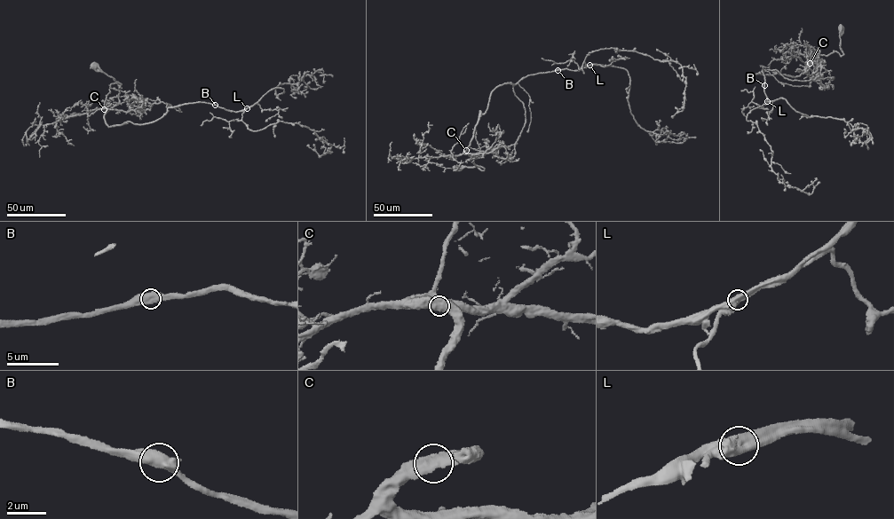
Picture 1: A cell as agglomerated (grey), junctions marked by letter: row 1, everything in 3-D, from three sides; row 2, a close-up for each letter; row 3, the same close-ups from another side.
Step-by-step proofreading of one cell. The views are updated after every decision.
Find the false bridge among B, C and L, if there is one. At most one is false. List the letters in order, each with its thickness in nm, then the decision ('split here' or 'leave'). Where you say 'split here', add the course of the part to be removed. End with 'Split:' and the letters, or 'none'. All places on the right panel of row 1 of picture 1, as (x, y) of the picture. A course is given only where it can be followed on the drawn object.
B: 650 nm thick; leave
C: 650 nm thick; leave
L: 600 nm thick; split here; foreign part runs (767, 101), (753, 108), (746, 118), (757, 124), (771, 146), (772, 170), (786, 186), (808, 193), (819, 182)
Split: L

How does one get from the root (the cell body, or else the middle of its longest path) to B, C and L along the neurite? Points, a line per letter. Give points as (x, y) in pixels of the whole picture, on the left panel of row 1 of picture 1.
B: (94, 66), (118, 82), (111, 84), (100, 108), (108, 127), (154, 121), (168, 108), (185, 104), (216, 105)
C: (94, 66), (118, 82), (111, 84), (110, 92), (100, 108), (104, 109)
L: (94, 66), (118, 82), (111, 84), (100, 108), (108, 127), (154, 121), (168, 108), (185, 104), (247, 108)

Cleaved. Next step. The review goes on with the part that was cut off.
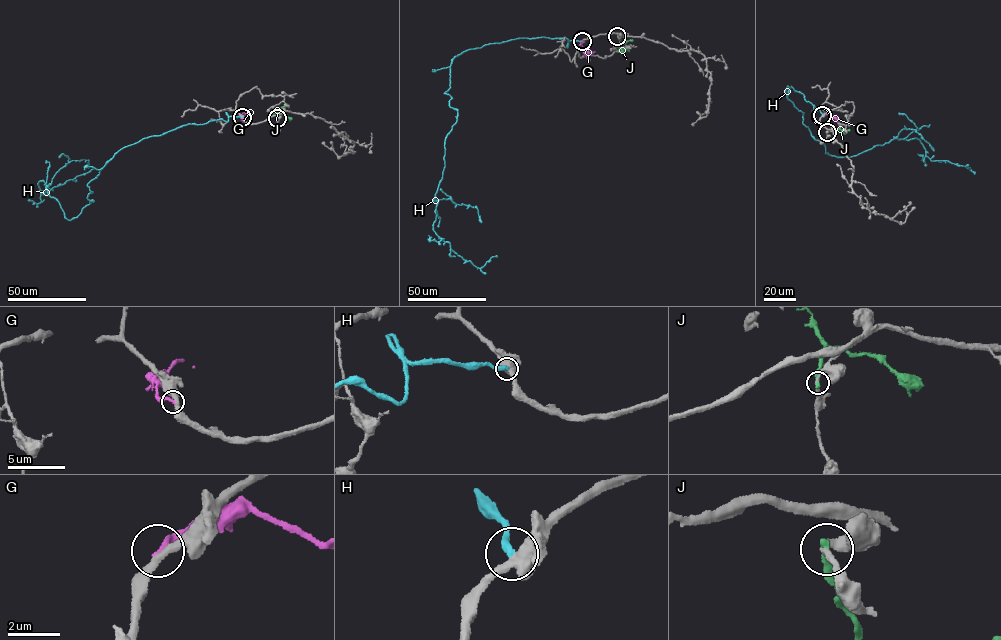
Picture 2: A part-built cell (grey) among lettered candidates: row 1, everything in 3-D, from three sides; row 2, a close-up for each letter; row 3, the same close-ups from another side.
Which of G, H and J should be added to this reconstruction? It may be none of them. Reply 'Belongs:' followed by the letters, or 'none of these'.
Belongs: none of these

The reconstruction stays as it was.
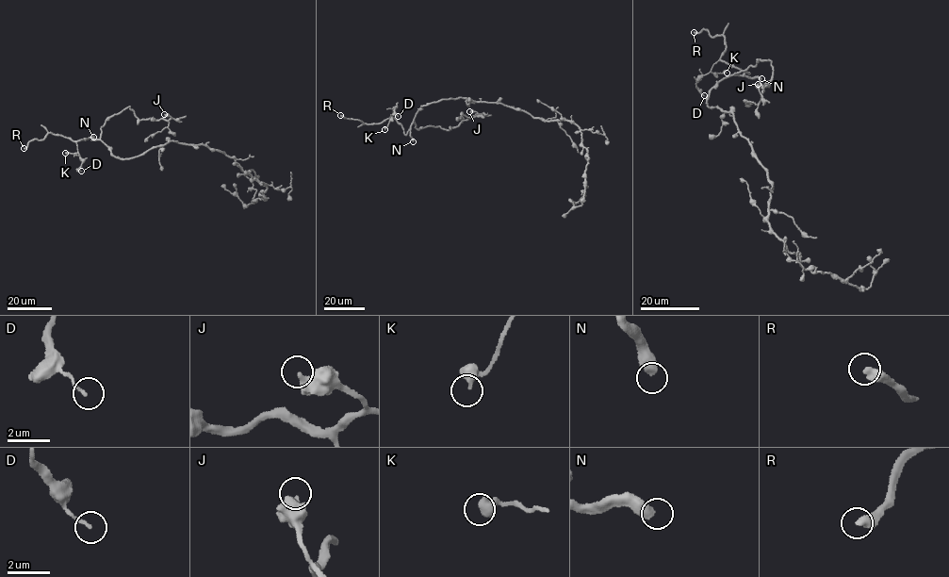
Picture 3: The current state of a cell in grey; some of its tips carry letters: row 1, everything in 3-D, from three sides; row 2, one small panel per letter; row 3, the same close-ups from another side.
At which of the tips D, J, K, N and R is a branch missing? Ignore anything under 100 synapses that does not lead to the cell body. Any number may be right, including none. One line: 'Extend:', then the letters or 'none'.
Extend: N, R

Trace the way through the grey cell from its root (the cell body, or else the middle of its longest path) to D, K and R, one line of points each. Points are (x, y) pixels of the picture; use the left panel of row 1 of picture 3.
D: (182, 143), (168, 141), (139, 156), (118, 158), (100, 140), (90, 137), (79, 140), (76, 142), (81, 171)
K: (182, 143), (168, 141), (139, 156), (118, 158), (100, 140), (90, 137), (77, 140), (77, 153), (65, 153)
R: (182, 143), (168, 141), (139, 156), (118, 158), (100, 140), (73, 141), (51, 133), (24, 148)

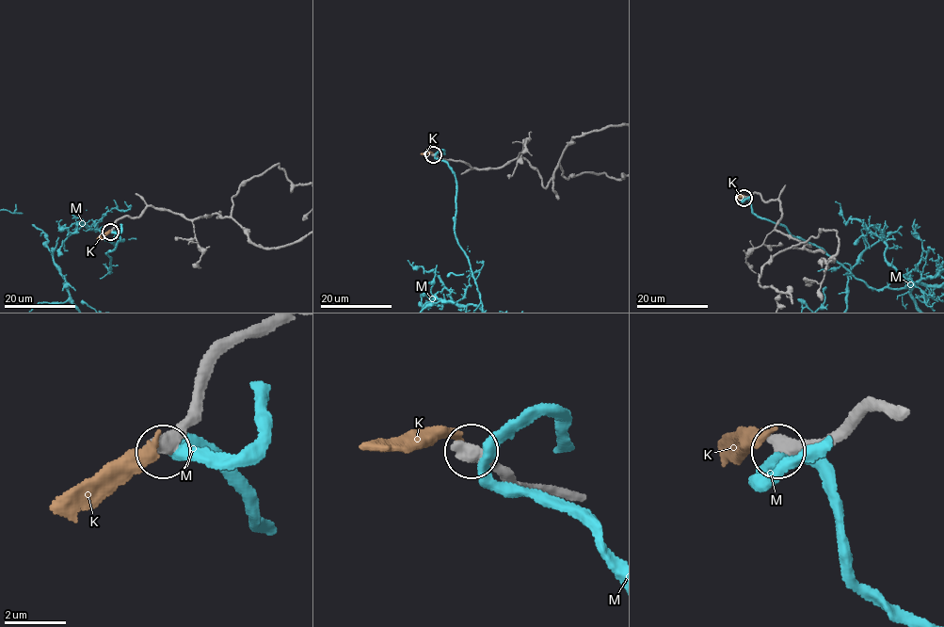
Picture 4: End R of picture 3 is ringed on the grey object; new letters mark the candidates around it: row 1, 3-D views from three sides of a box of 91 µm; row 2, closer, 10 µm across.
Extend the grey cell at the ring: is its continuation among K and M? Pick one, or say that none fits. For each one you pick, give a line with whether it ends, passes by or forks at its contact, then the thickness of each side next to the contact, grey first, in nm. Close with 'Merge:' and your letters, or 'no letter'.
Merge: no letter

